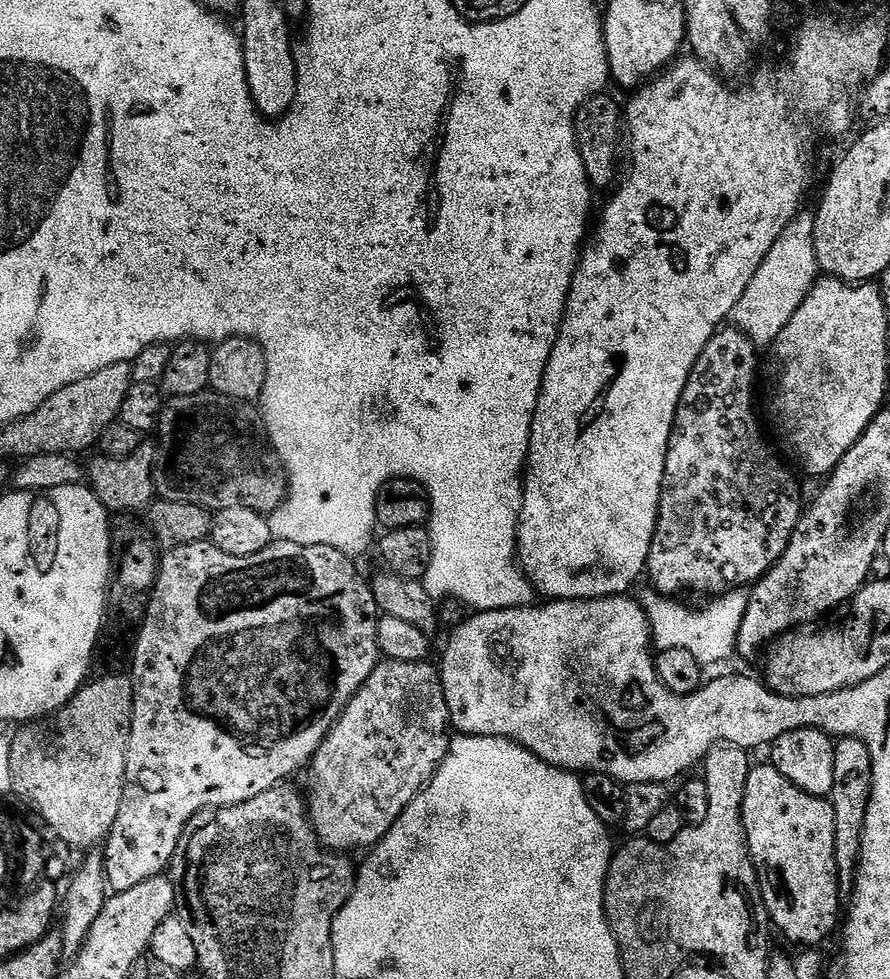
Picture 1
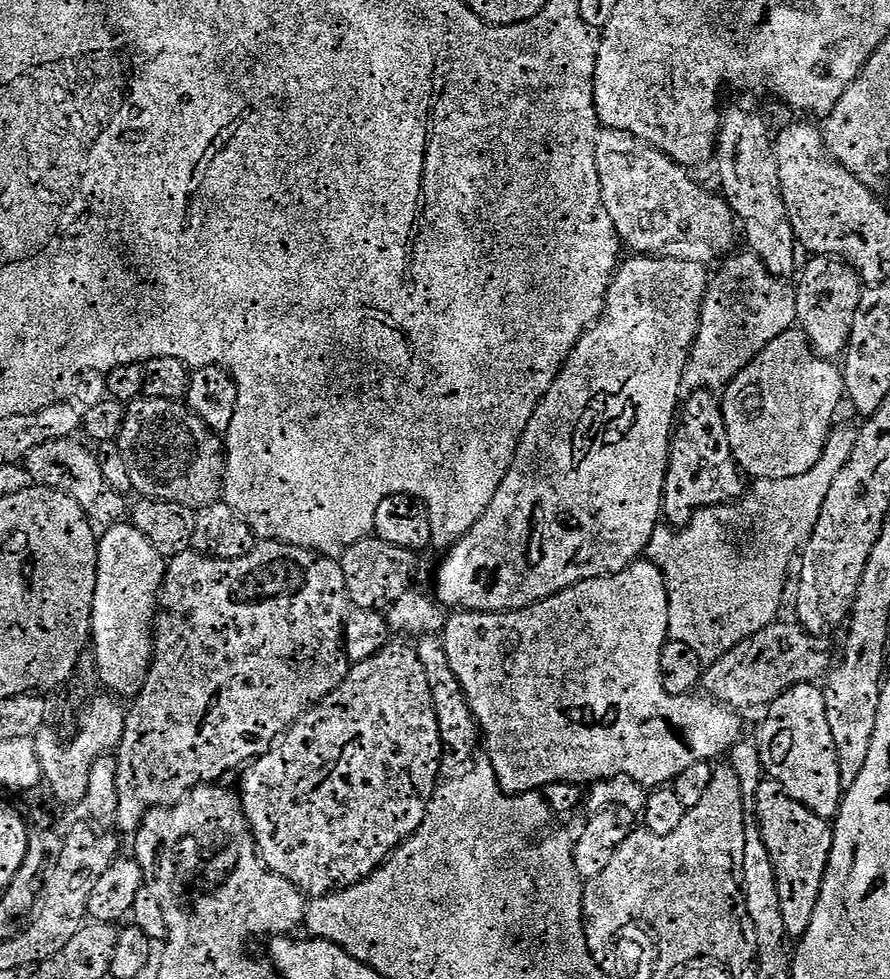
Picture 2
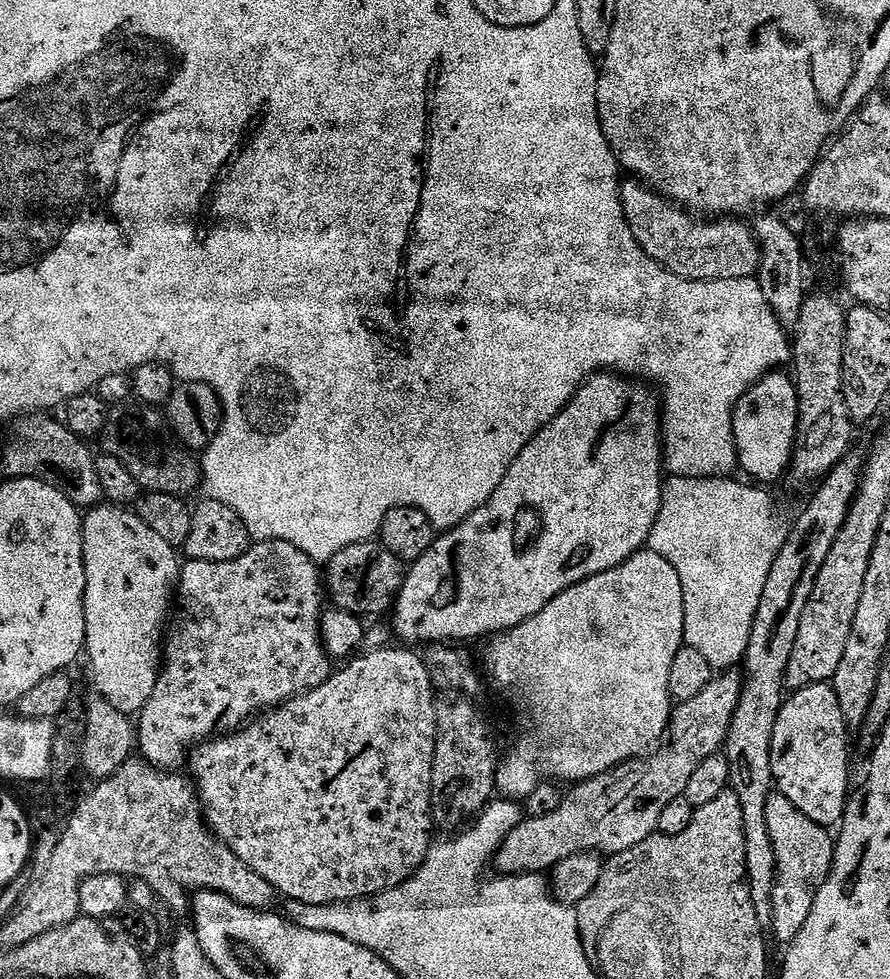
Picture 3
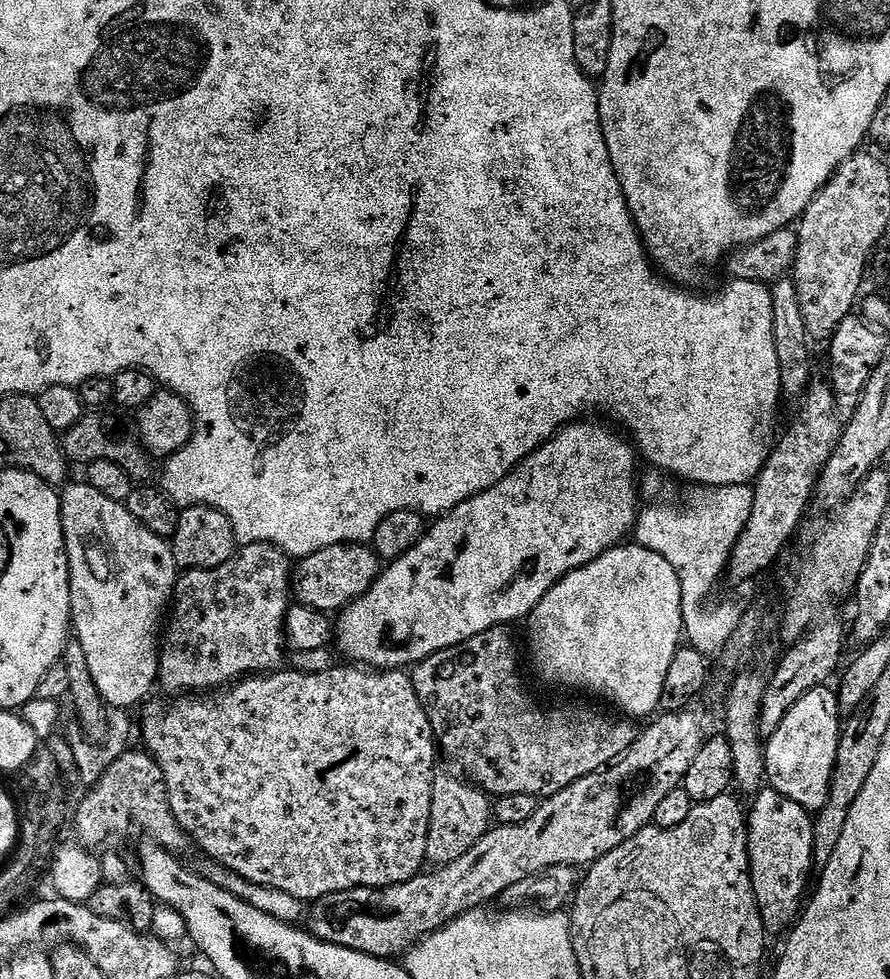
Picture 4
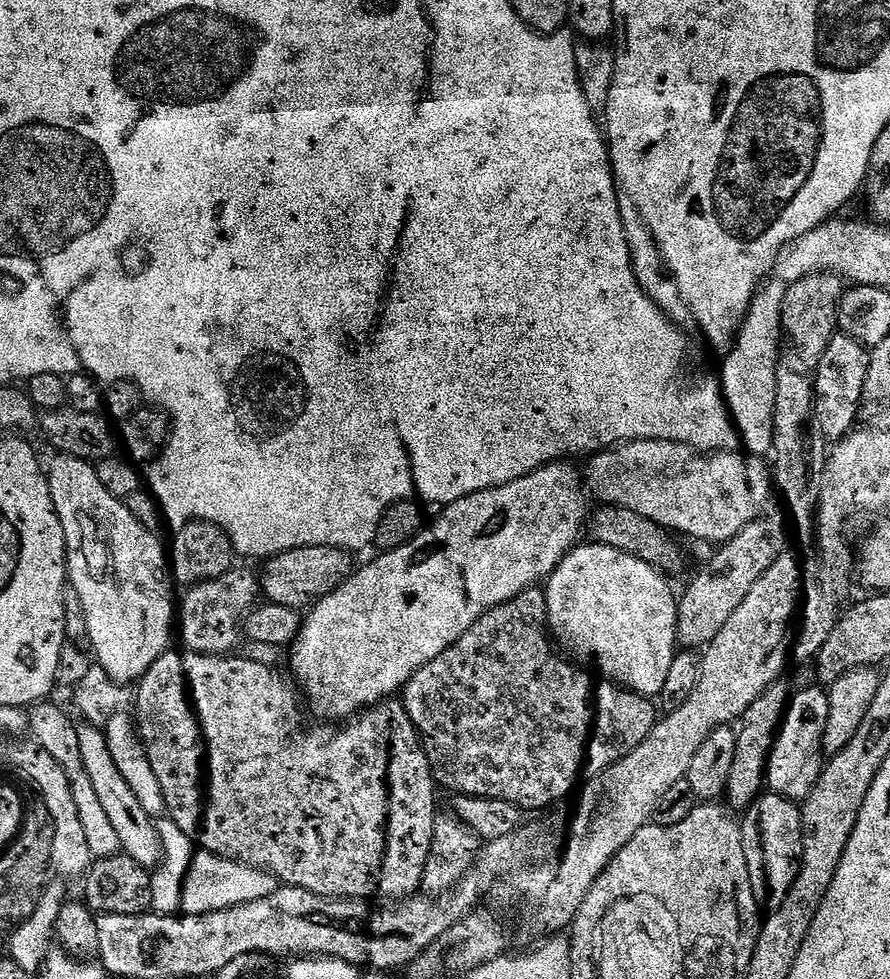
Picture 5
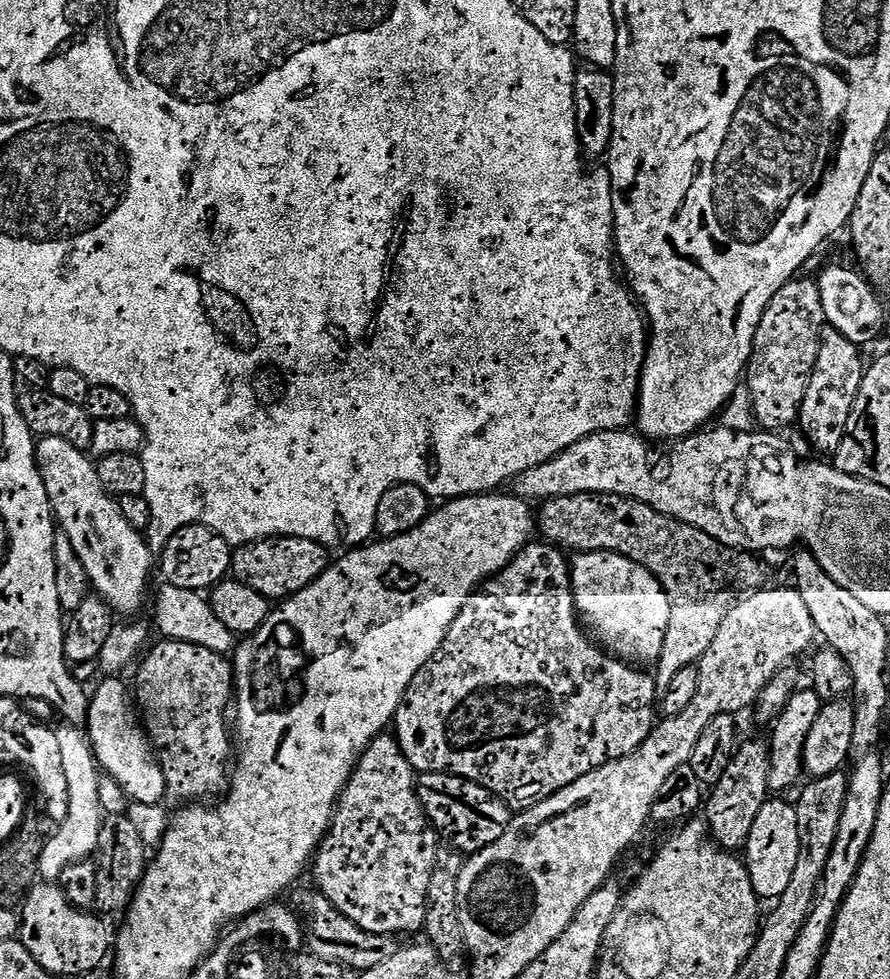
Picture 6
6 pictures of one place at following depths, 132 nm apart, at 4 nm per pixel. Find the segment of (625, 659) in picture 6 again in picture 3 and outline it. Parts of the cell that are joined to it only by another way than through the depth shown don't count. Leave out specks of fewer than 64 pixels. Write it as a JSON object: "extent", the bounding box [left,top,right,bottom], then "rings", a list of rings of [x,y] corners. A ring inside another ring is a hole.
{"extent":[488,550,685,802],"rings":[[[651,550],[635,552],[626,562],[622,562],[616,568],[606,570],[597,576],[589,576],[581,584],[575,584],[567,588],[558,598],[554,598],[534,618],[522,622],[509,632],[501,632],[491,637],[488,648],[488,672],[500,691],[500,696],[512,707],[512,716],[516,719],[516,741],[508,753],[503,753],[496,769],[496,790],[503,799],[523,802],[527,800],[534,790],[538,790],[540,784],[549,782],[563,782],[562,780],[592,780],[596,776],[608,772],[620,764],[626,764],[630,760],[643,757],[649,750],[655,749],[662,740],[662,720],[660,716],[667,717],[670,708],[664,705],[666,701],[666,688],[662,683],[662,672],[652,668],[648,660],[632,660],[632,652],[628,648],[669,648],[675,650],[685,647],[684,626],[683,626],[683,588],[678,582],[678,570],[662,558],[662,554]]]}

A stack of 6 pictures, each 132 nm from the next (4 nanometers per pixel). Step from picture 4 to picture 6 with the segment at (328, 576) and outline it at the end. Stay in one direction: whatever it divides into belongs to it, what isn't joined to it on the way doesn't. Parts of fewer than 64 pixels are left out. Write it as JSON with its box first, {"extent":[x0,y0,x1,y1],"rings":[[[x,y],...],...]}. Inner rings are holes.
{"extent":[230,536,330,602],"rings":[[[281,536],[257,540],[255,544],[237,547],[230,561],[231,579],[242,582],[262,594],[269,602],[283,602],[320,576],[330,563],[329,549],[315,540]]]}

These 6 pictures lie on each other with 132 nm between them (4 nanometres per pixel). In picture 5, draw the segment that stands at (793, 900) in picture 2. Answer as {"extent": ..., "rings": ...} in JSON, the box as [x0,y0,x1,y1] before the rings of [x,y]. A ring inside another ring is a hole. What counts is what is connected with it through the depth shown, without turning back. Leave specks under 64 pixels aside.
{"extent":[740,794,804,914],"rings":[[[764,794],[752,803],[751,808],[747,809],[743,816],[740,833],[742,834],[742,846],[746,850],[746,866],[750,870],[750,886],[754,890],[756,903],[765,913],[771,914],[778,911],[786,902],[796,881],[796,875],[800,873],[800,859],[804,853],[804,827],[800,817],[800,808],[793,801],[787,800],[785,796]]]}

